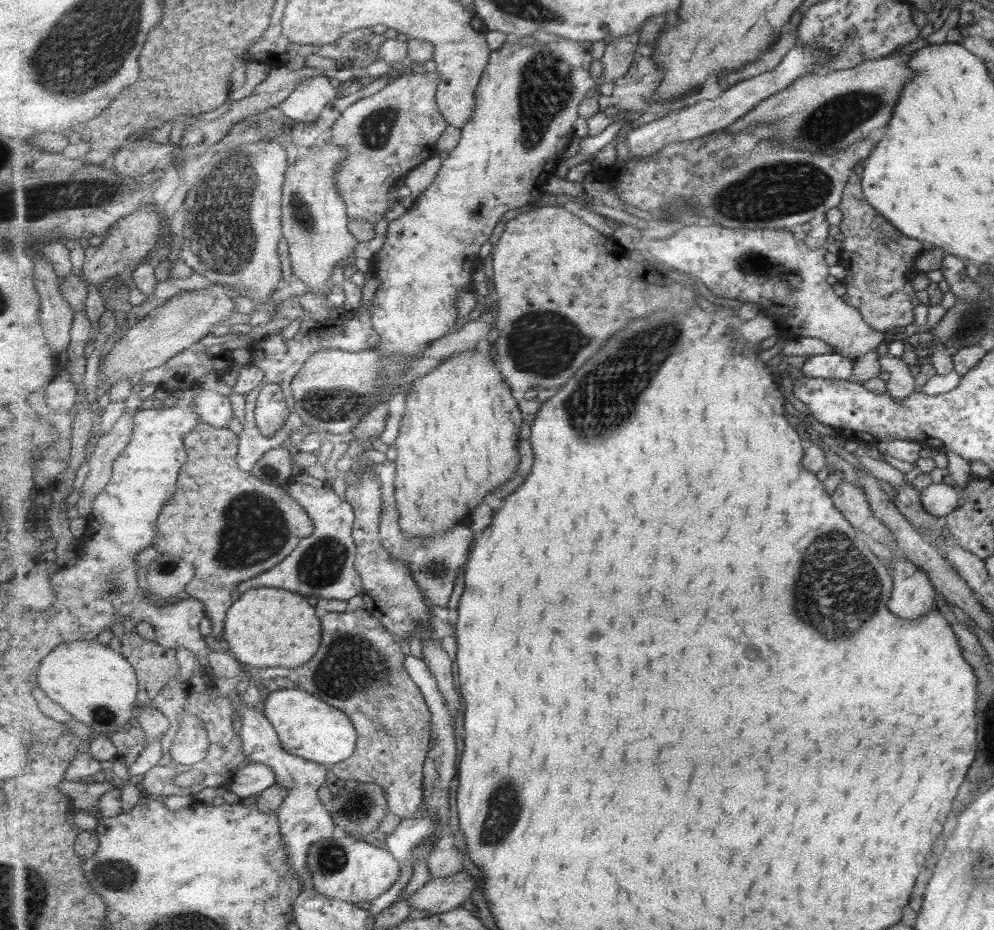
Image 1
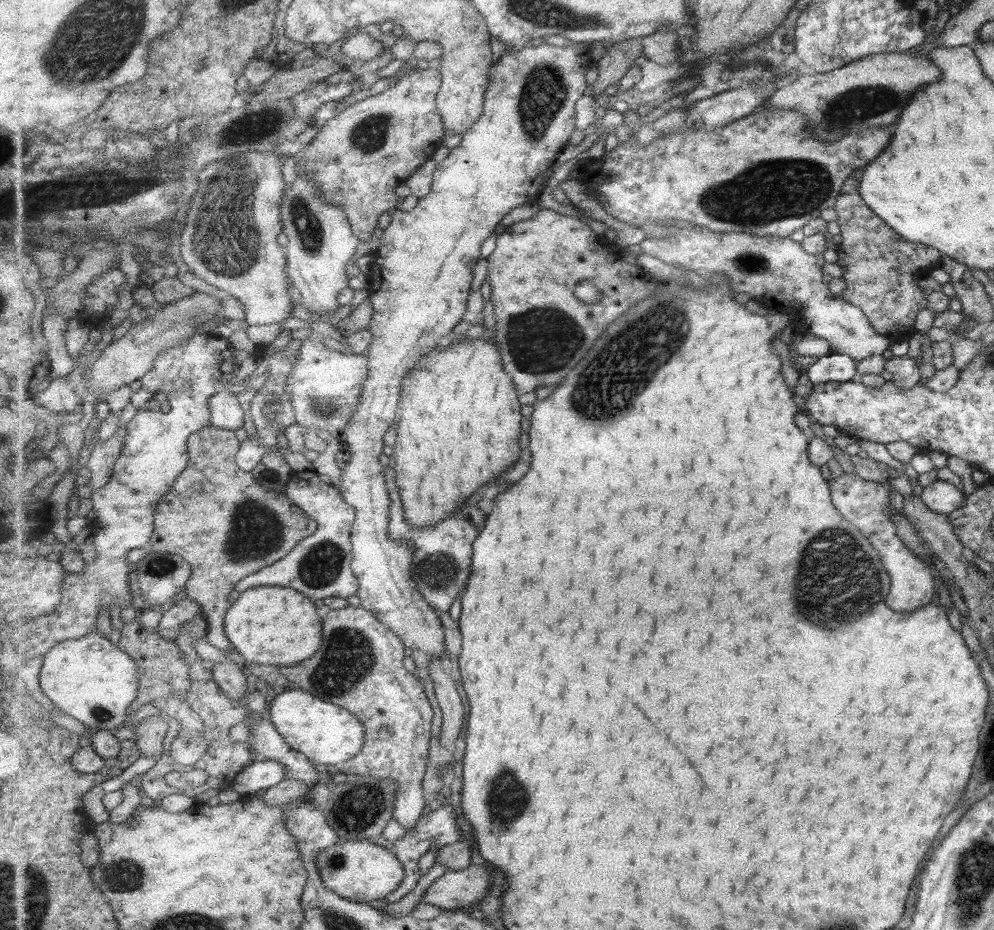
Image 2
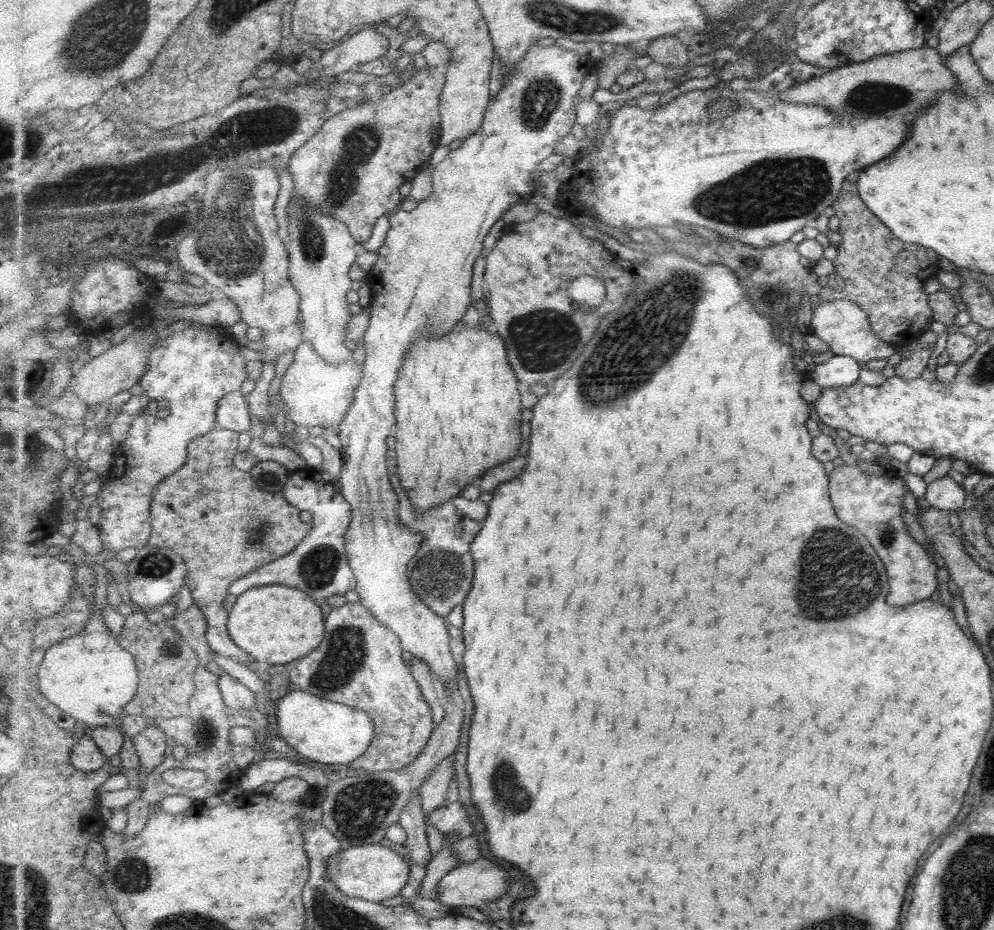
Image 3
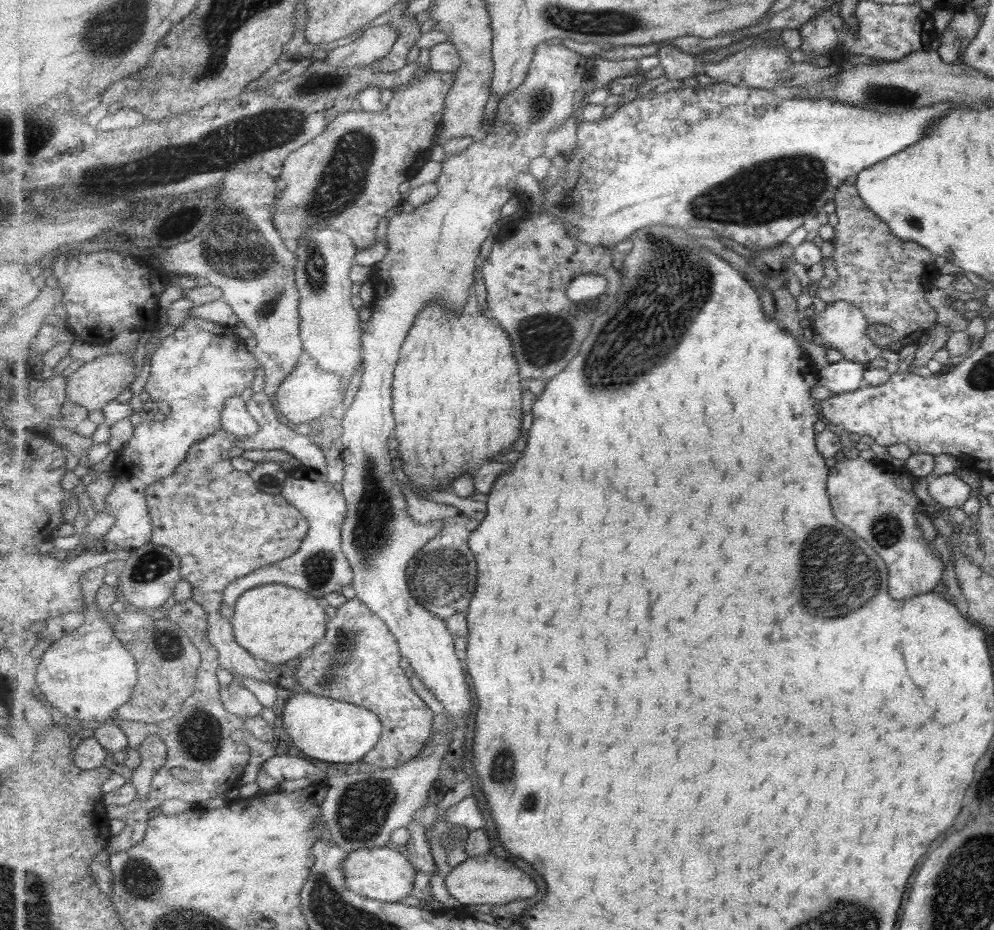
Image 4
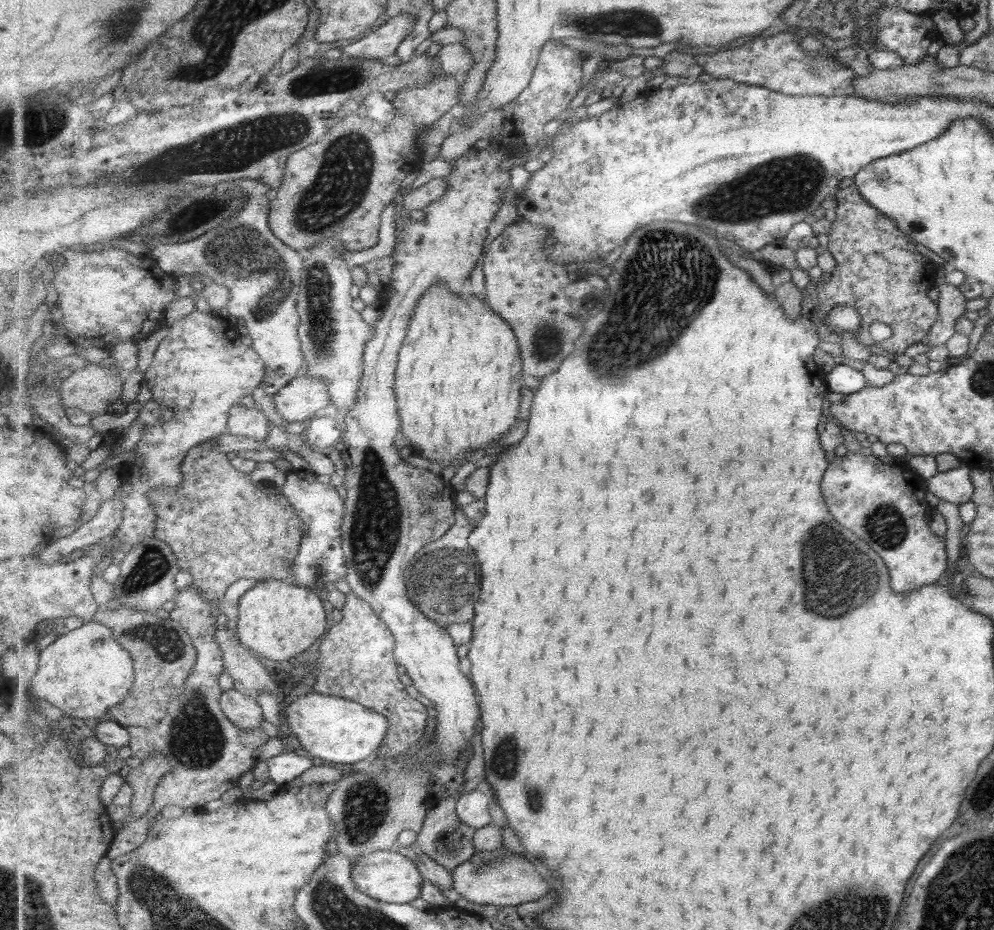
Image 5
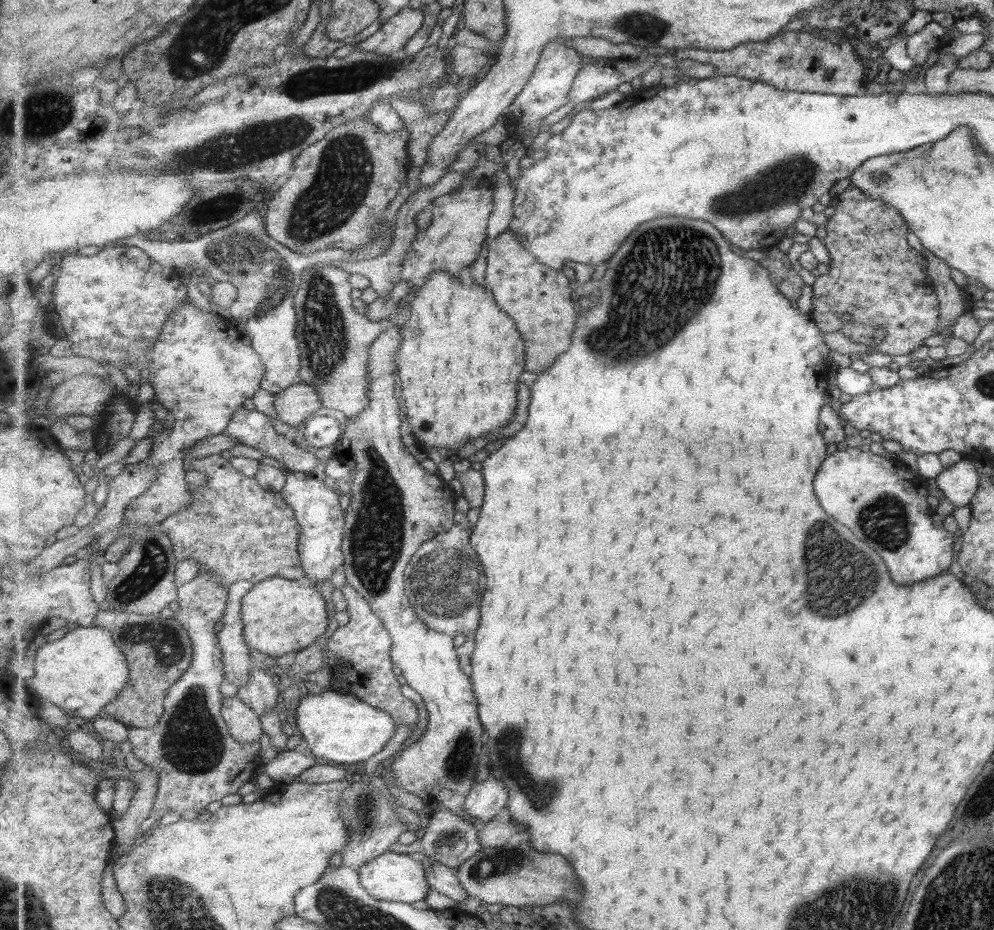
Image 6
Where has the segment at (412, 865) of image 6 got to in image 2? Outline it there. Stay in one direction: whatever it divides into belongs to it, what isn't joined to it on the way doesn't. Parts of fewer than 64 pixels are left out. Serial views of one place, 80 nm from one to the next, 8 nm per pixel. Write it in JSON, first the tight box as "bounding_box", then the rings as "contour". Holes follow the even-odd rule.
{"bounding_box":[318,841,405,903],"contour":[[[369,841],[341,842],[319,852],[318,864],[322,881],[327,888],[334,890],[339,896],[353,901],[367,903],[369,900],[383,900],[393,892],[405,878],[404,864],[396,854]]]}

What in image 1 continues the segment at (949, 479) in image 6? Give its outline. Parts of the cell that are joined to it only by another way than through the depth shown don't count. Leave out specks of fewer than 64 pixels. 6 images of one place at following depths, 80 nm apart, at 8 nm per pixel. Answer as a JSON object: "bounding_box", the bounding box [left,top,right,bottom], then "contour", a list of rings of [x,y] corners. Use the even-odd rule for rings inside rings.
{"bounding_box":[918,482,958,518],"contour":[[[930,482],[919,491],[918,500],[925,512],[942,518],[956,508],[958,493],[958,489],[954,486]]]}

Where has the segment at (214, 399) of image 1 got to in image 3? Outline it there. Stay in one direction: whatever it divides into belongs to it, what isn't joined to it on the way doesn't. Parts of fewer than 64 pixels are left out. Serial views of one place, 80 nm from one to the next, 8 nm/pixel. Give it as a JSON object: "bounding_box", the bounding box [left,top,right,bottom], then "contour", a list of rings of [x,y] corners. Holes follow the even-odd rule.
{"bounding_box":[217,391,252,432],"contour":[[[235,391],[225,395],[217,407],[217,422],[223,429],[234,430],[235,432],[249,432],[252,412],[247,407],[247,401],[243,392]]]}

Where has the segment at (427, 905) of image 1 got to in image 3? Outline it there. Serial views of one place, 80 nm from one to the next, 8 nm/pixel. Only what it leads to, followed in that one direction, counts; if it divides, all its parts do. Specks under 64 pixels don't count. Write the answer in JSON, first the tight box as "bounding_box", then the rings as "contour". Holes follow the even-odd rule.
{"bounding_box":[437,858,512,907],"contour":[[[479,858],[475,862],[459,864],[441,879],[437,887],[438,900],[448,907],[484,907],[488,902],[503,897],[505,892],[511,890],[511,880],[512,876],[507,872],[507,868],[503,868],[491,860]]]}

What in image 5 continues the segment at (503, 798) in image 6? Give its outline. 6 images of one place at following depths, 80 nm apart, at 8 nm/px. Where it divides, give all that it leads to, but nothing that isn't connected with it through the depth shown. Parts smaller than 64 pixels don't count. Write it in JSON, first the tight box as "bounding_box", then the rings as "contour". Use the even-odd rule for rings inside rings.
{"bounding_box":[456,786,499,828],"contour":[[[489,786],[487,794],[473,790],[465,793],[456,803],[456,810],[461,821],[473,828],[483,828],[491,825],[491,804],[499,806],[499,797],[493,786]]]}

